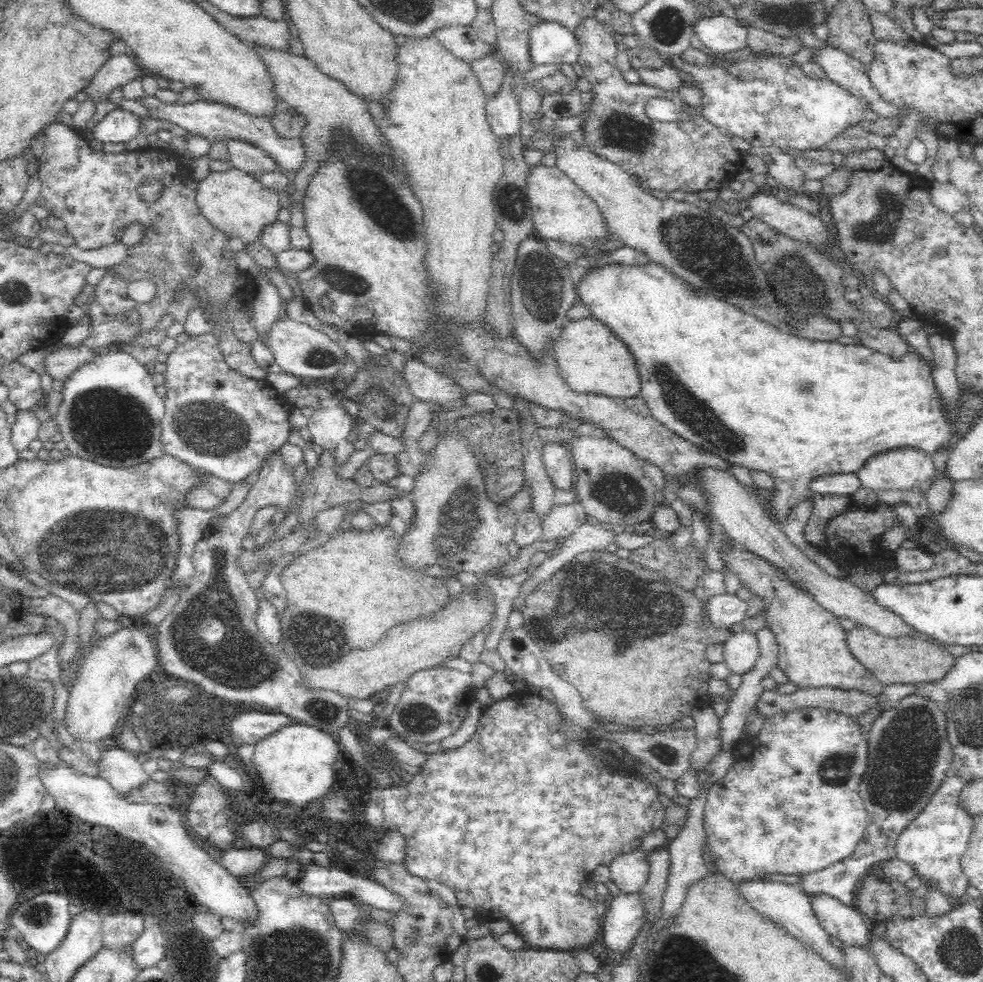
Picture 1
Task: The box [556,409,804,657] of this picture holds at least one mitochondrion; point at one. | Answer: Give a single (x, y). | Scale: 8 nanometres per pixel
(623, 492)

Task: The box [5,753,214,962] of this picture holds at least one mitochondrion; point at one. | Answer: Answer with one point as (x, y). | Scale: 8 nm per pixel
(36, 916)

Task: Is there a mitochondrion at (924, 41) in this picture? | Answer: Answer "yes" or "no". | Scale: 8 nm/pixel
no

